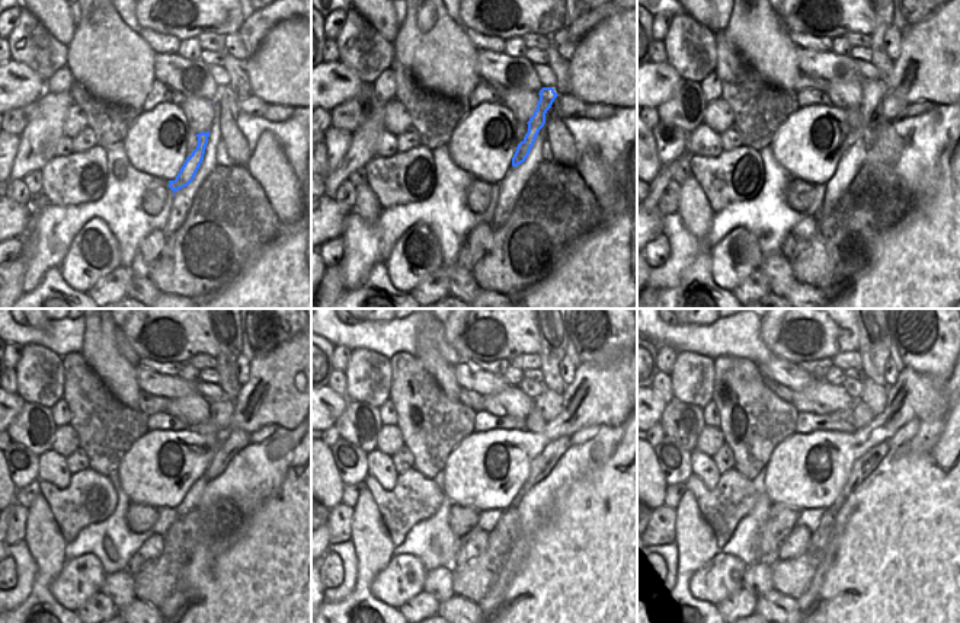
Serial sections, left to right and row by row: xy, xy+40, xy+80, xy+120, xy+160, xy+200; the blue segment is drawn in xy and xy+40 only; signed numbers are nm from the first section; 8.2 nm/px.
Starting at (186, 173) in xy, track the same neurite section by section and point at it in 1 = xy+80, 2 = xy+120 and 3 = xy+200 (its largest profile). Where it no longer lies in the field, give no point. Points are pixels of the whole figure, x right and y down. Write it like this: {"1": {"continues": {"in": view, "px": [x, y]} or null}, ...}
{"1": {"continues": {"in": "xy+80", "px": [873, 90]}}, "2": {"continues": {"in": "xy+120", "px": [220, 412]}}, "3": {"continues": {"in": "xy+200", "px": [873, 395]}}}

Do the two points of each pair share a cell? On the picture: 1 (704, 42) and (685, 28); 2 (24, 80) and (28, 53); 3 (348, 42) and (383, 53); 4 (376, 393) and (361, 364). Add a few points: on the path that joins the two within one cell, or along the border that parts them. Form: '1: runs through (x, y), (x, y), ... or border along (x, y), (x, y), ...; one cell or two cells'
1: runs through (700, 42), (690, 32); one cell
2: border along (15, 60), (26, 64), (45, 82); two cells
3: runs through (357, 42), (367, 53), (374, 53); one cell
4: runs through (373, 386), (368, 382), (367, 371); one cell

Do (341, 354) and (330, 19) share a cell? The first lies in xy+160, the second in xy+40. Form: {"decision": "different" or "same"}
{"decision": "same"}

